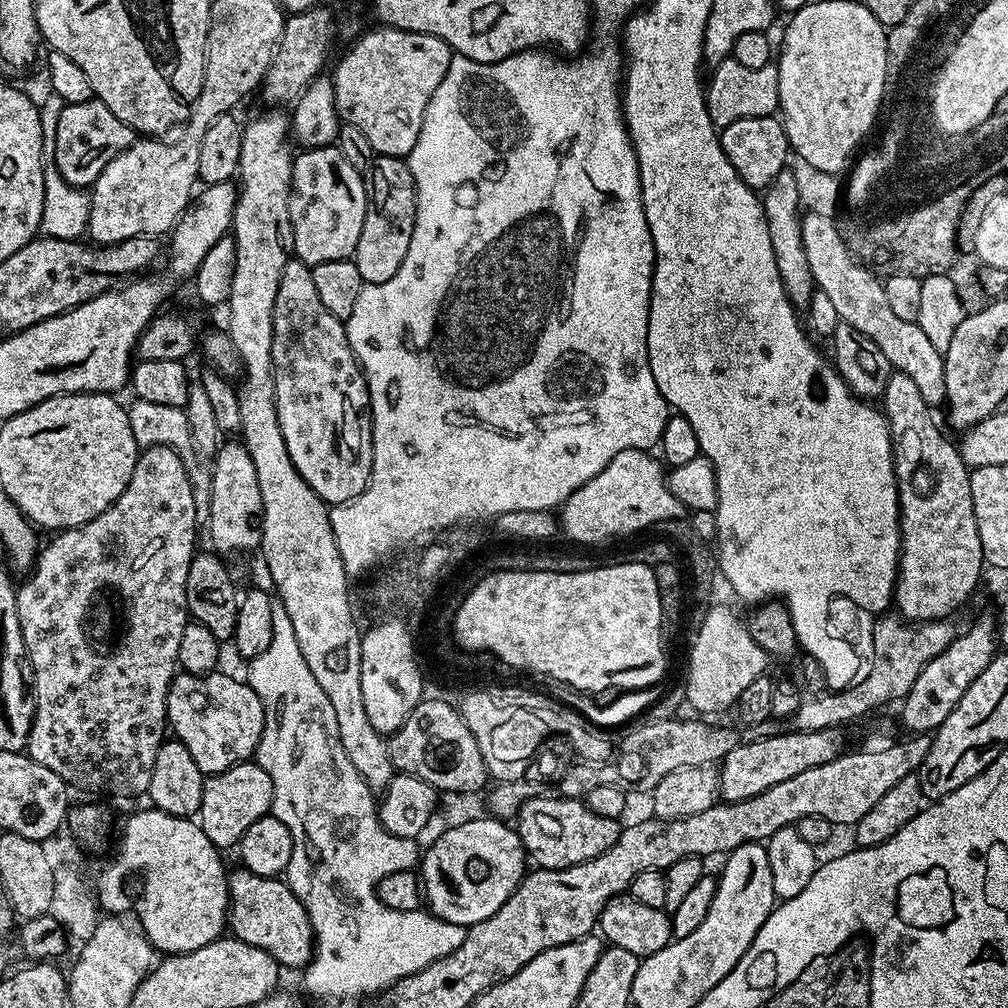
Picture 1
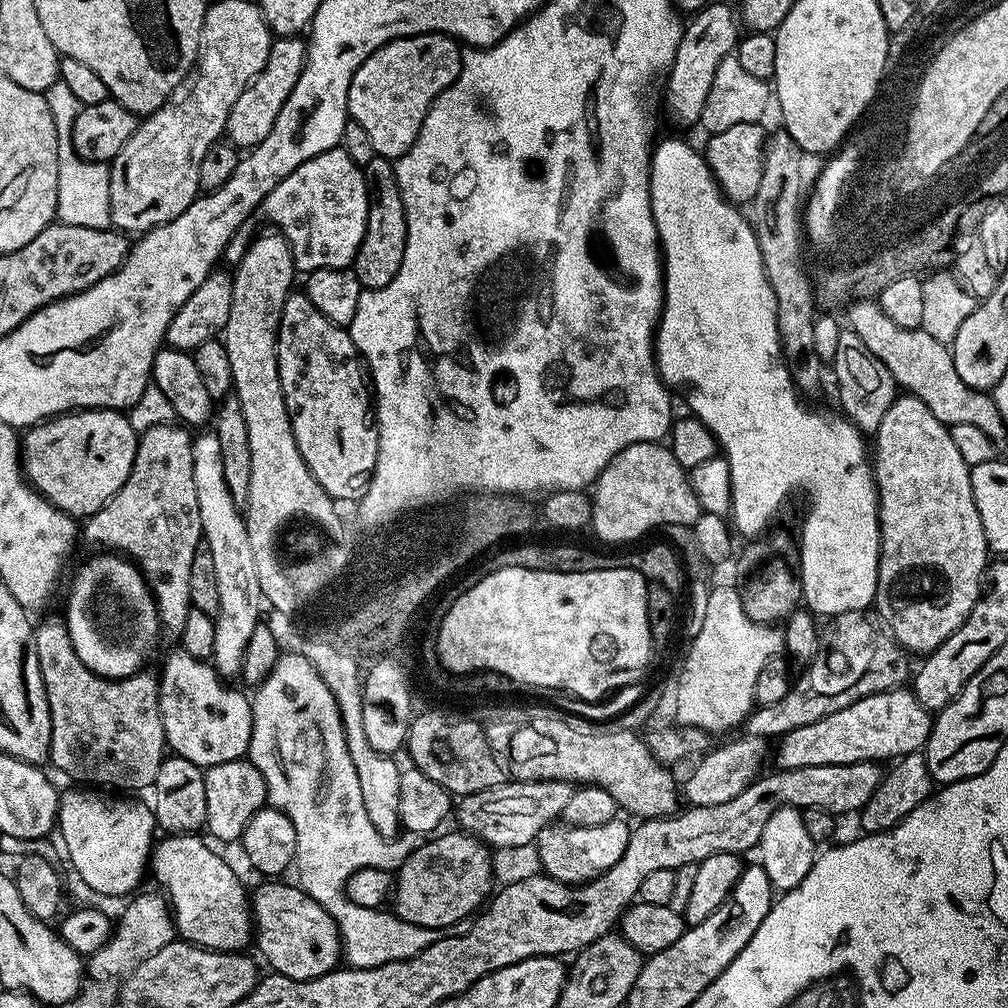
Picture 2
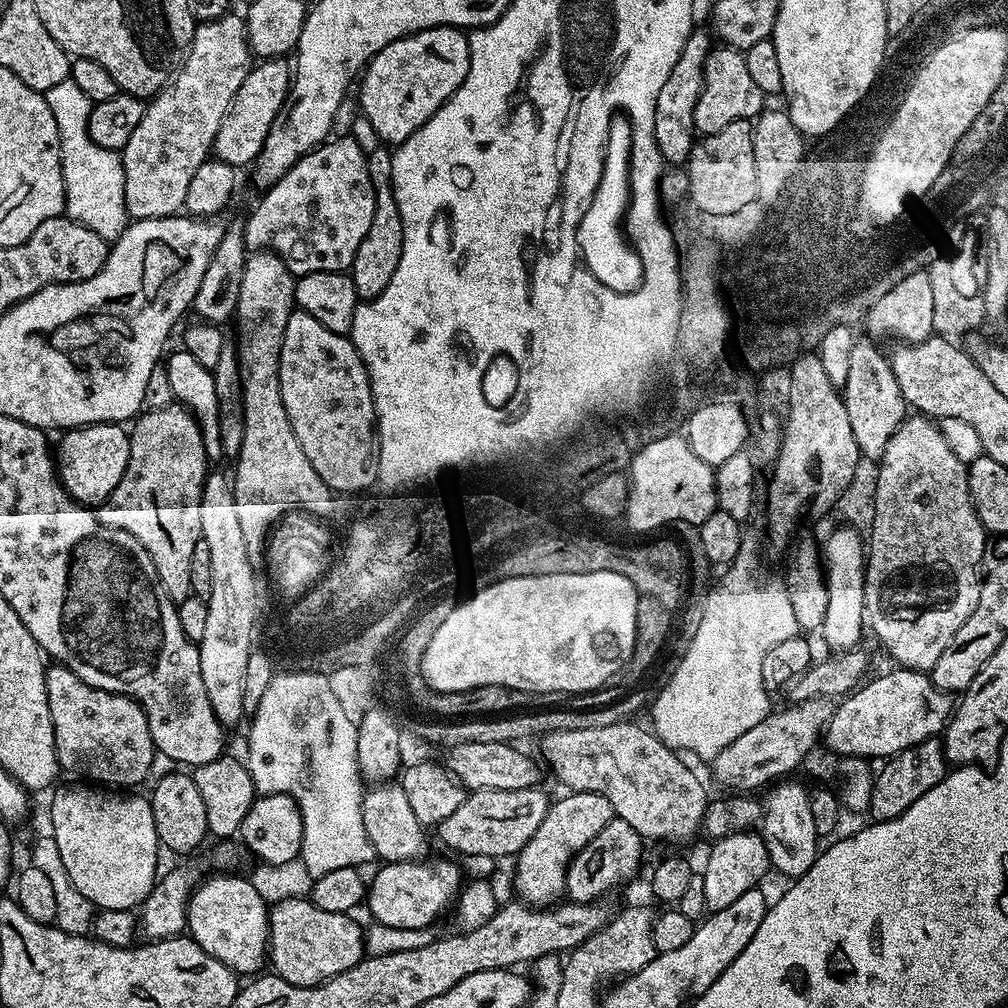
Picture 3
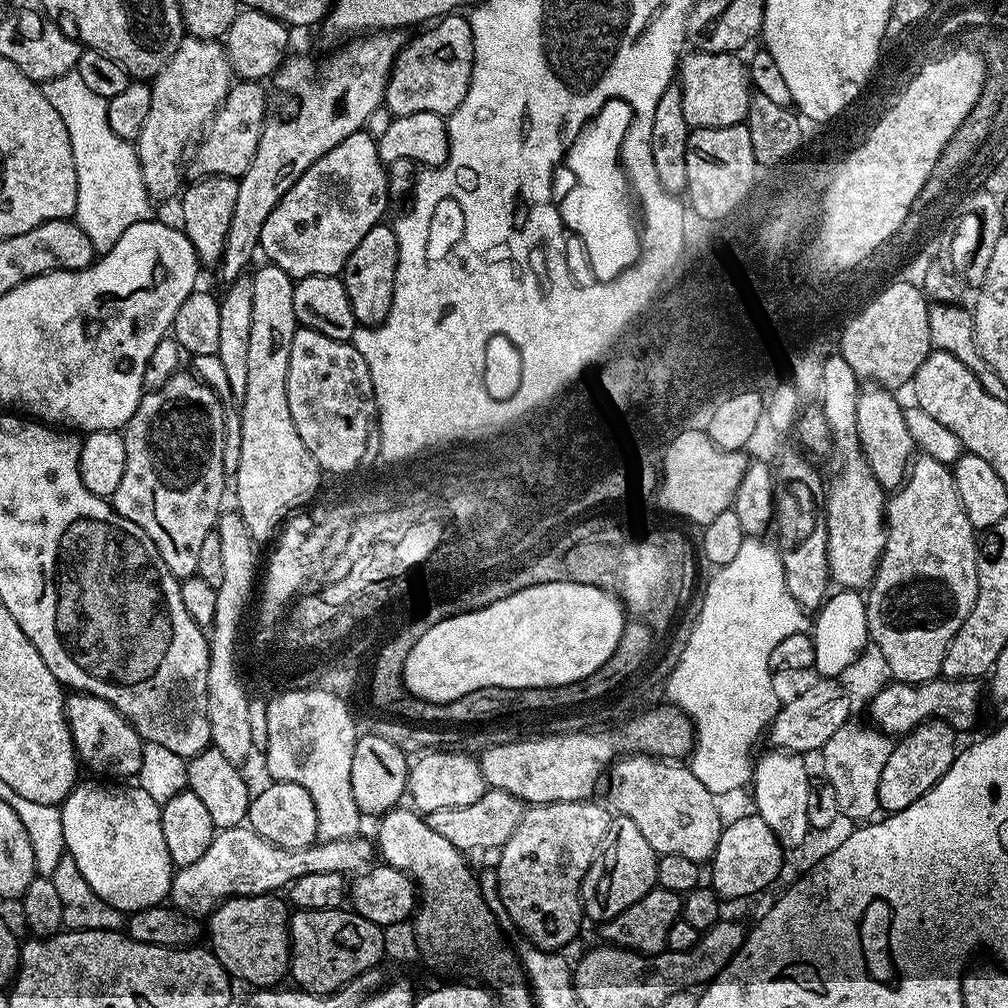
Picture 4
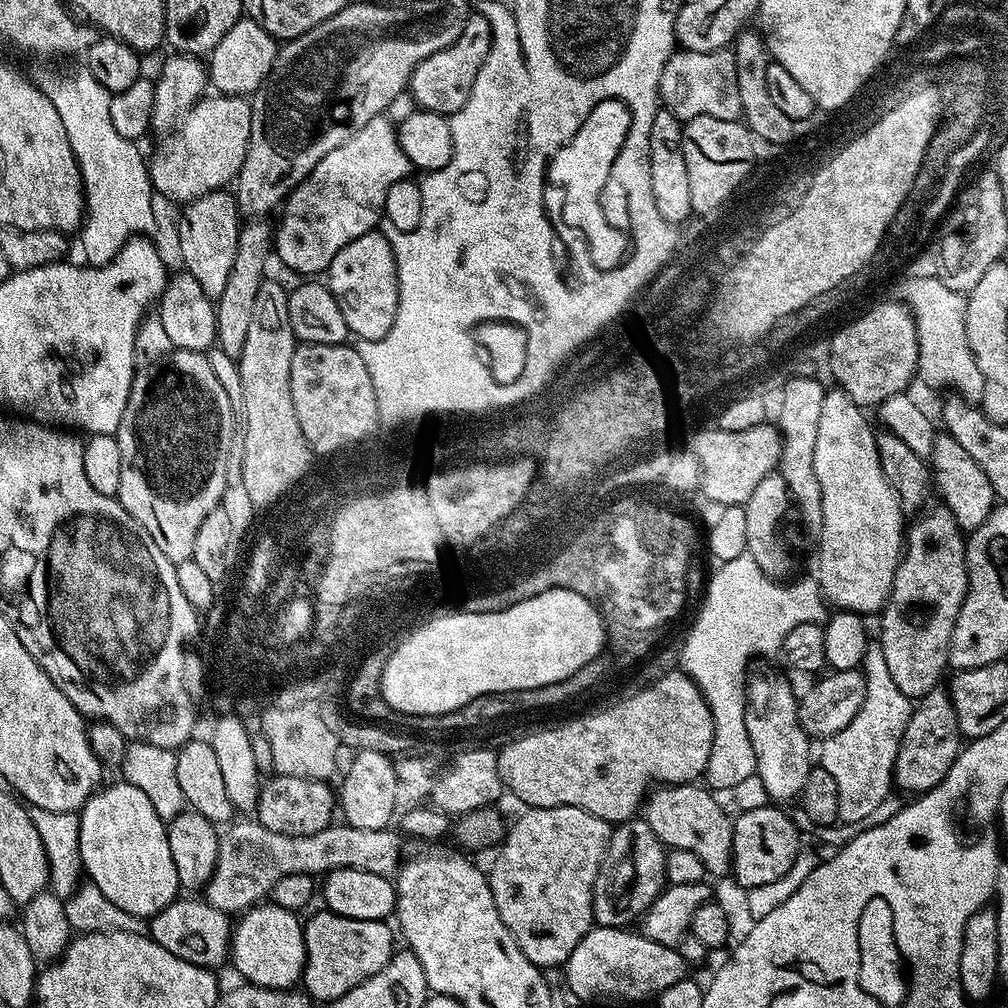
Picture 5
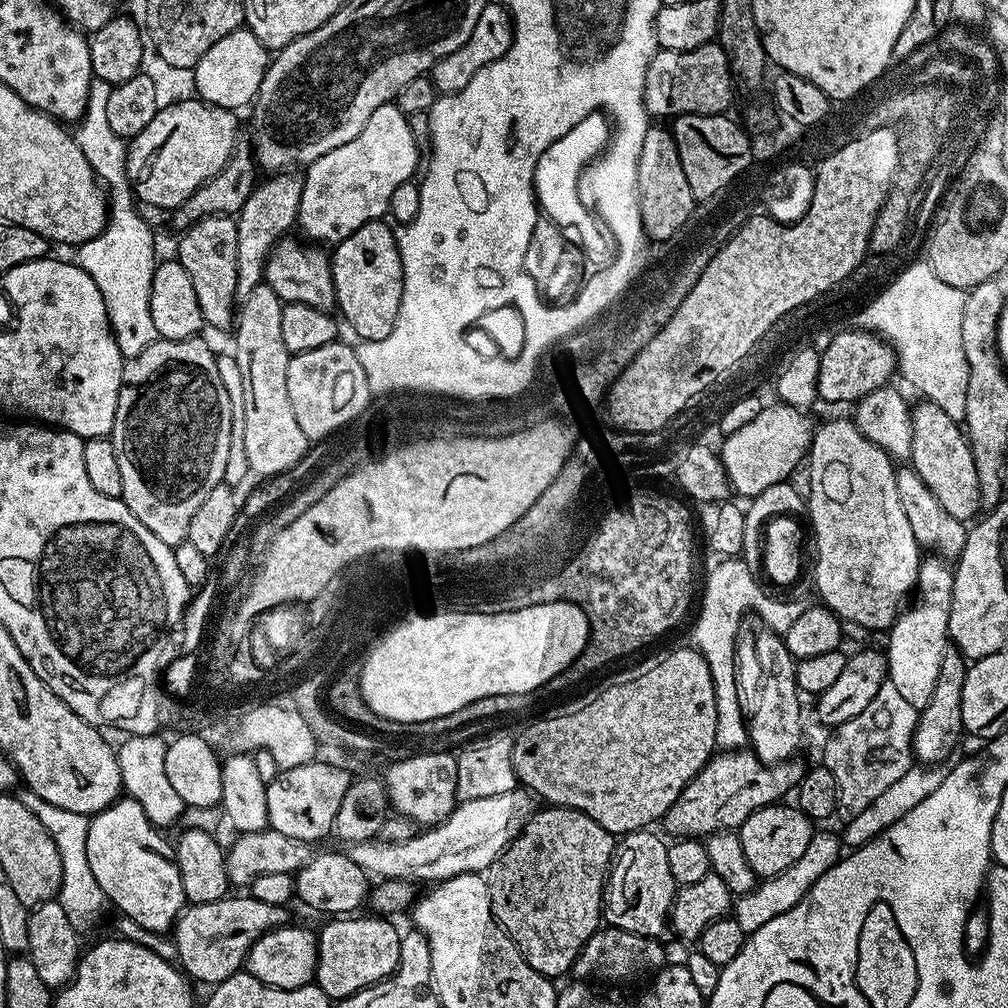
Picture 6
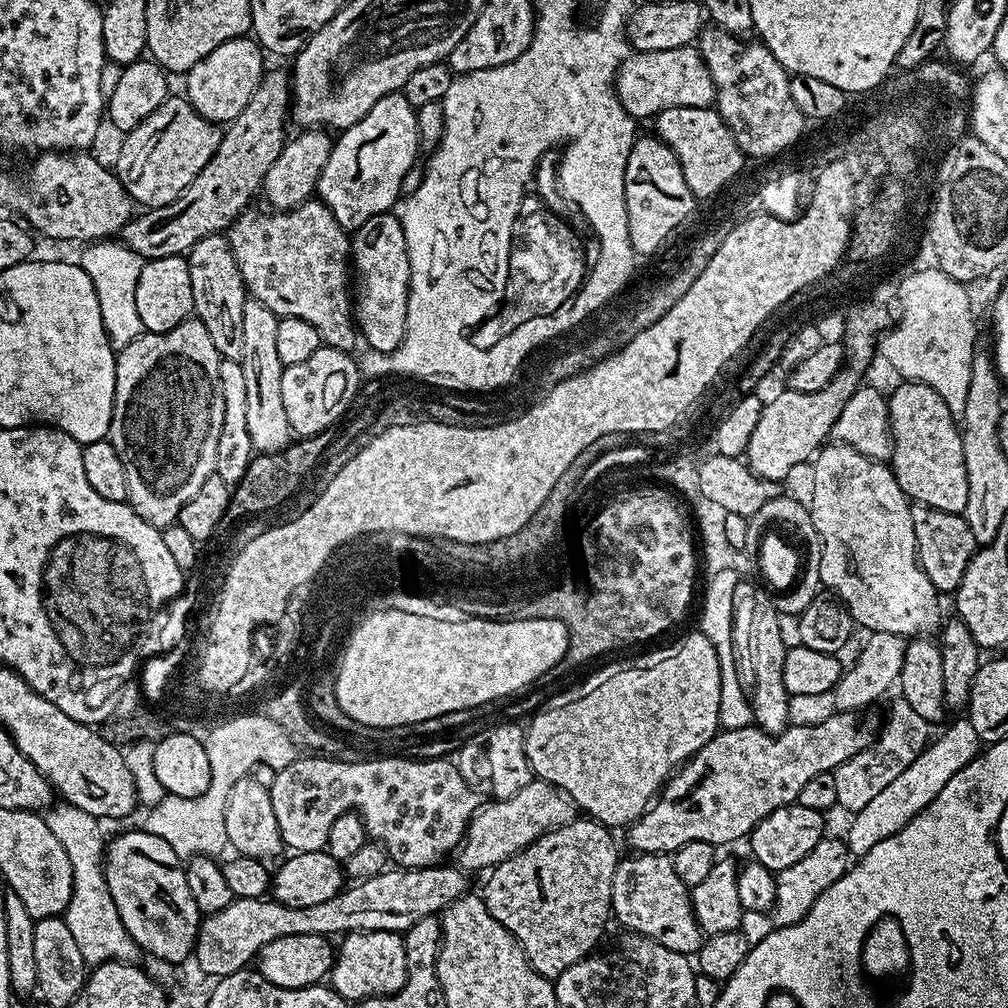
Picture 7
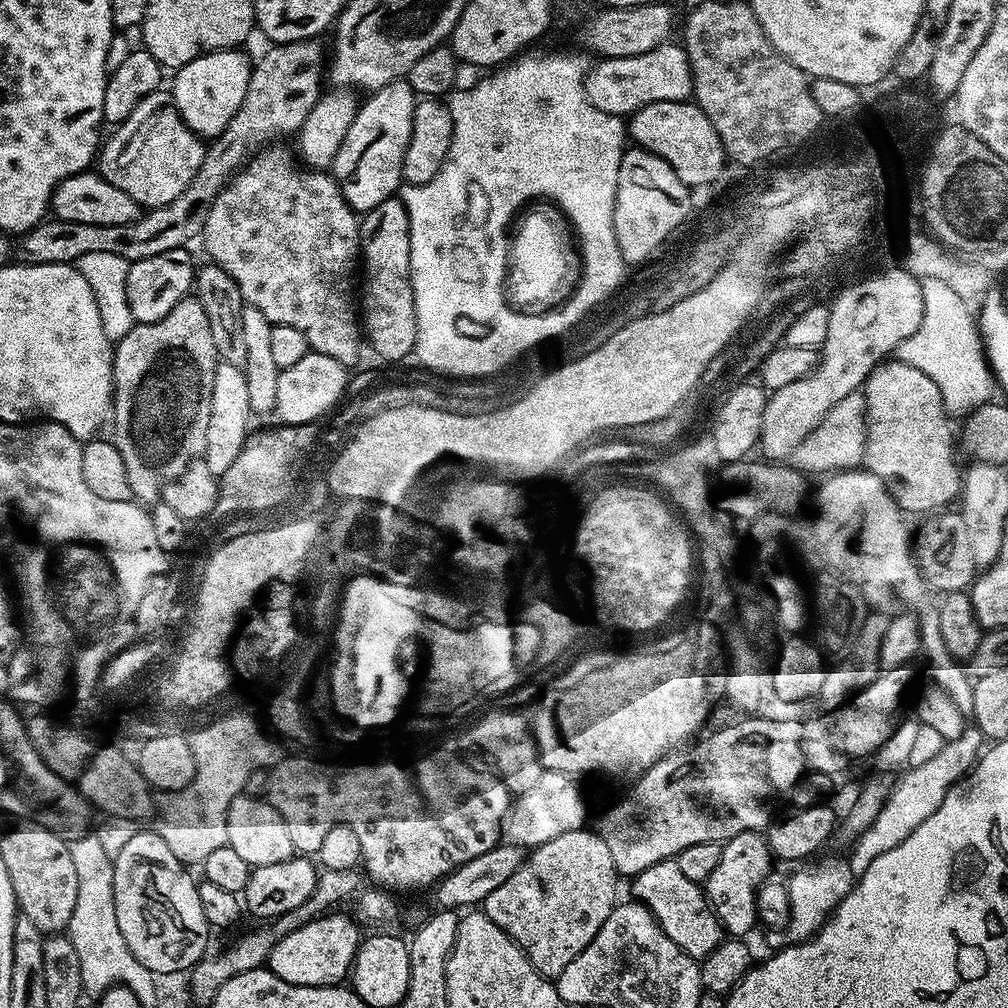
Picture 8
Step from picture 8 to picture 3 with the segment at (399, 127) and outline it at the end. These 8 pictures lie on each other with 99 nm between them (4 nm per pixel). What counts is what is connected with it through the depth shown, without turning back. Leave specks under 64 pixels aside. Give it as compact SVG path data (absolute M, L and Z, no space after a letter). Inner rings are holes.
M351 135L336 139L329 139L313 152L307 152L274 187L261 195L264 197L243 223L244 244L252 252L267 250L278 254L297 278L315 272L348 272L354 254L358 254L358 246L362 246L362 238L366 238L366 230L370 230L370 218L374 218L376 188L368 173L368 157Z

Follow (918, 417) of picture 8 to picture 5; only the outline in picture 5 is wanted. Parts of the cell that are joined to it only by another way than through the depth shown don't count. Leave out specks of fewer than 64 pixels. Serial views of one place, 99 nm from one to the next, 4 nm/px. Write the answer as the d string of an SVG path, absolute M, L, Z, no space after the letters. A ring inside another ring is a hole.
M937 435L930 457L930 471L934 477L935 491L940 491L940 496L944 499L941 500L943 507L948 508L950 514L954 514L961 532L970 534L986 522L986 518L998 503L996 491L994 486L990 486L990 478L982 474L978 462L974 462L974 458L970 458L970 454L966 454L966 450L962 450L962 446L958 446L952 436Z

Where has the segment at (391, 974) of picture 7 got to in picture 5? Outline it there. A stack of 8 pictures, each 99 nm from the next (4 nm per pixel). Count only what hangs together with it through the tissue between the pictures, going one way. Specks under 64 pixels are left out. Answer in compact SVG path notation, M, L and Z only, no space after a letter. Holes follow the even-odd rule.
M327 910L303 921L306 962L302 988L313 1001L327 1002L342 998L354 986L366 982L392 957L392 932L382 920L359 920L346 918Z

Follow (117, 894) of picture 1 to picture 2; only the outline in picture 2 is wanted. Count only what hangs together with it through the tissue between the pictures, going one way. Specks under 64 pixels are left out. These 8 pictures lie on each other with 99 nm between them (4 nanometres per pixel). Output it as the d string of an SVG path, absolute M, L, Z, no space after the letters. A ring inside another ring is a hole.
M196 834L165 835L164 841L161 844L159 841L153 847L150 857L151 875L156 875L157 882L161 884L157 885L170 901L179 939L200 948L211 948L213 952L239 952L247 949L247 944L254 936L249 893L244 893L244 884L239 874L214 849L207 848L200 838Z

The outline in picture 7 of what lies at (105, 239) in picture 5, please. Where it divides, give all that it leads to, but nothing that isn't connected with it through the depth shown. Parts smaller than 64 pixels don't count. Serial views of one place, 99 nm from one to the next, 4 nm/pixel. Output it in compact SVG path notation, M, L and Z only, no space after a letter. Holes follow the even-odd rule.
M92 242L85 248L88 249L78 257L78 263L94 286L108 342L116 350L130 346L130 342L144 332L142 318L138 318L138 306L134 303L134 290L138 286L138 274L142 274L142 266L146 261L123 242Z

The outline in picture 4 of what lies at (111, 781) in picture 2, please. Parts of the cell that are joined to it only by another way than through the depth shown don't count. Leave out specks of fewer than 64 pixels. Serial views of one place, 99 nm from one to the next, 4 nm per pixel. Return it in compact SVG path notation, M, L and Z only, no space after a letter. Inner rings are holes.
M72 692L64 702L64 717L68 719L68 729L76 747L81 765L100 776L113 776L113 781L124 782L127 776L135 777L142 766L145 741L134 730L122 713L110 702L97 696L87 696L85 692Z

